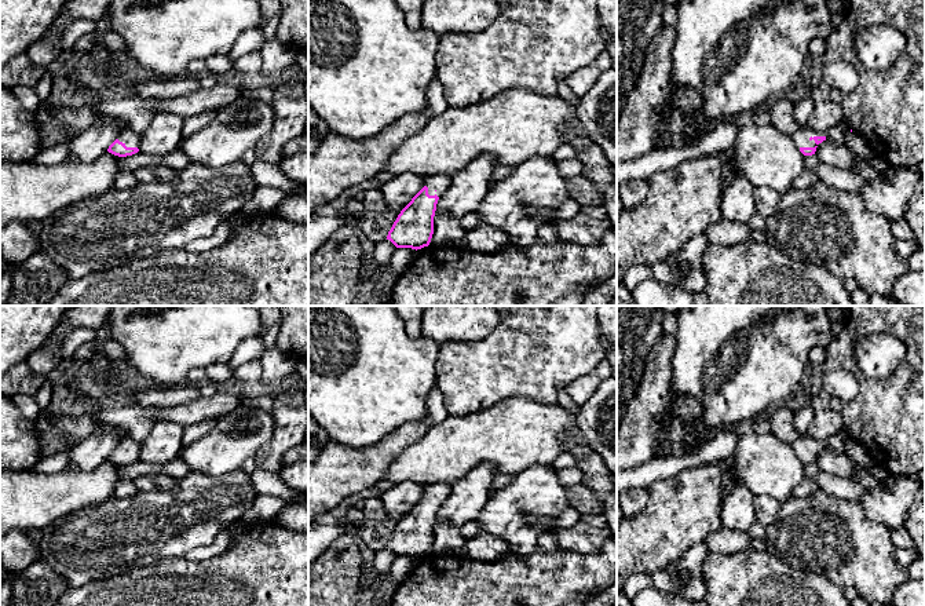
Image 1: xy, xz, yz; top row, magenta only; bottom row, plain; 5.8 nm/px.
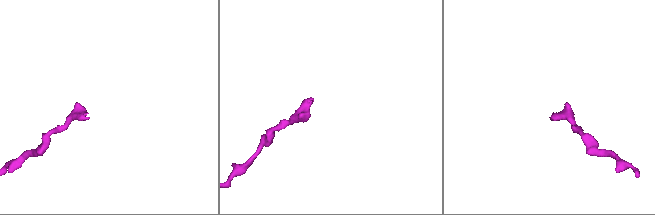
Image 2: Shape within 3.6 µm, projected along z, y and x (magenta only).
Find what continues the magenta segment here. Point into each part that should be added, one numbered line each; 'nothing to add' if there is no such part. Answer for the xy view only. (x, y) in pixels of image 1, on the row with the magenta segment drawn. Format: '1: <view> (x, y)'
1: xy (128, 137)

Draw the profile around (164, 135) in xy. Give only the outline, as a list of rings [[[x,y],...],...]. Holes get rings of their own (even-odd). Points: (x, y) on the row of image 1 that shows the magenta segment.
[[[157,113],[142,134],[139,152],[160,157],[173,152],[183,140],[183,121],[183,117],[173,113]]]

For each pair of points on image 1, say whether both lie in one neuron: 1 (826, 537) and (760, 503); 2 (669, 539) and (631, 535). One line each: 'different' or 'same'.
1: different
2: same

